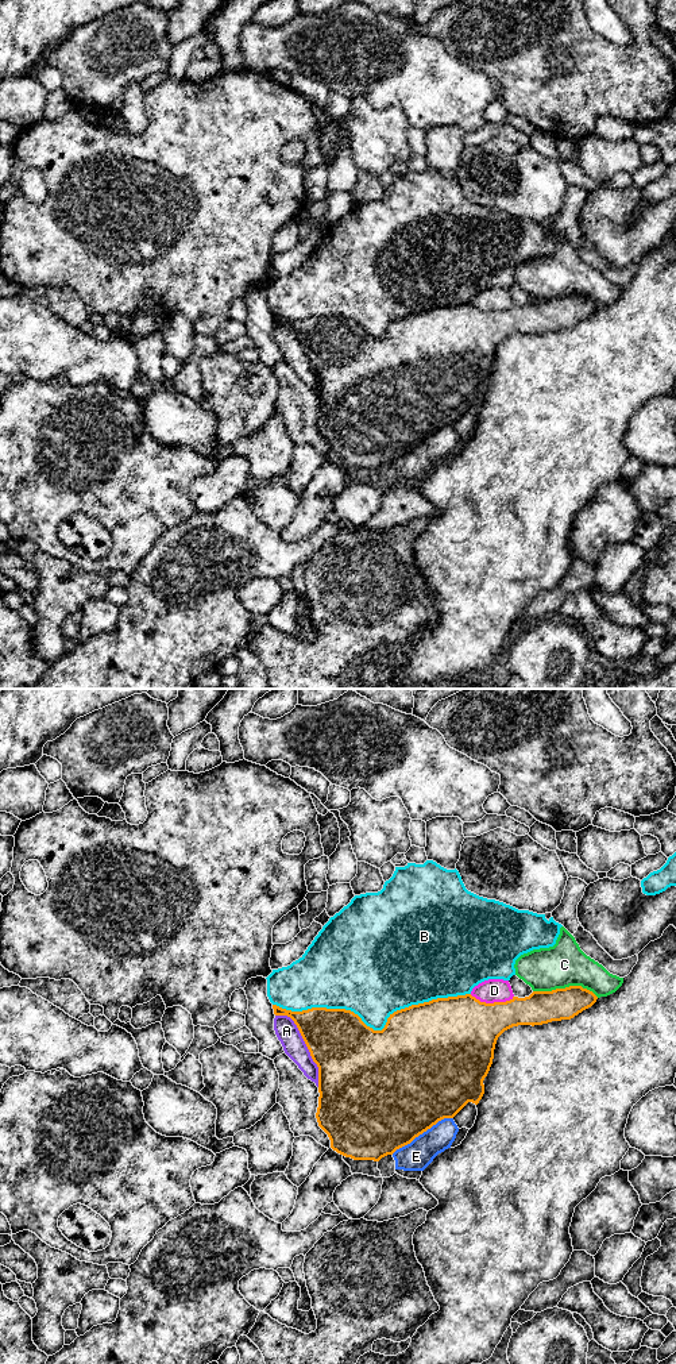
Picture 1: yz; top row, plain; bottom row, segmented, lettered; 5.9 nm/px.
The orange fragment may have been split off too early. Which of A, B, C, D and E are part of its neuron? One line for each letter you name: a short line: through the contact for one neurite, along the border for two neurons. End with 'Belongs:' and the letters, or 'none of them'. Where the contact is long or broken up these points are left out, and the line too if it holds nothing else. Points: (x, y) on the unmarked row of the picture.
Belongs: none of them

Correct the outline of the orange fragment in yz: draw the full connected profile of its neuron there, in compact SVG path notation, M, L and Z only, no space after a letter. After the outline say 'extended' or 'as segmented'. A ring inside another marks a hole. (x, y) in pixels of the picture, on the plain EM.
M582 294L552 300L533 300L529 305L513 305L506 311L486 312L471 303L437 307L412 313L390 323L382 339L367 335L351 319L312 316L291 320L273 313L275 324L287 324L297 334L313 370L318 375L318 435L328 443L331 456L354 469L379 470L444 427L453 427L468 411L479 412L484 402L483 389L494 367L498 346L518 334L542 334L571 328L591 316L598 305Z | as segmented

